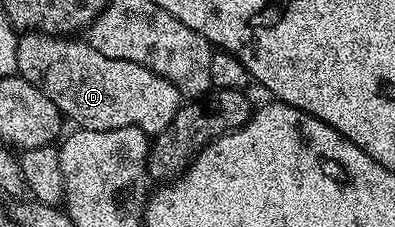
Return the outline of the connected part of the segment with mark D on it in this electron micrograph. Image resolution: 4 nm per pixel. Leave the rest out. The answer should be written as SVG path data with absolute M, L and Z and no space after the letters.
M24 33L17 44L18 77L29 80L29 84L36 86L45 96L49 96L49 100L53 100L64 119L71 121L72 118L75 121L74 125L84 130L112 130L132 126L141 128L149 136L154 136L169 128L181 105L181 95L172 82L154 74L141 64L101 56L101 52L97 52L97 48L93 48L87 41L74 42L75 40L71 36Z

